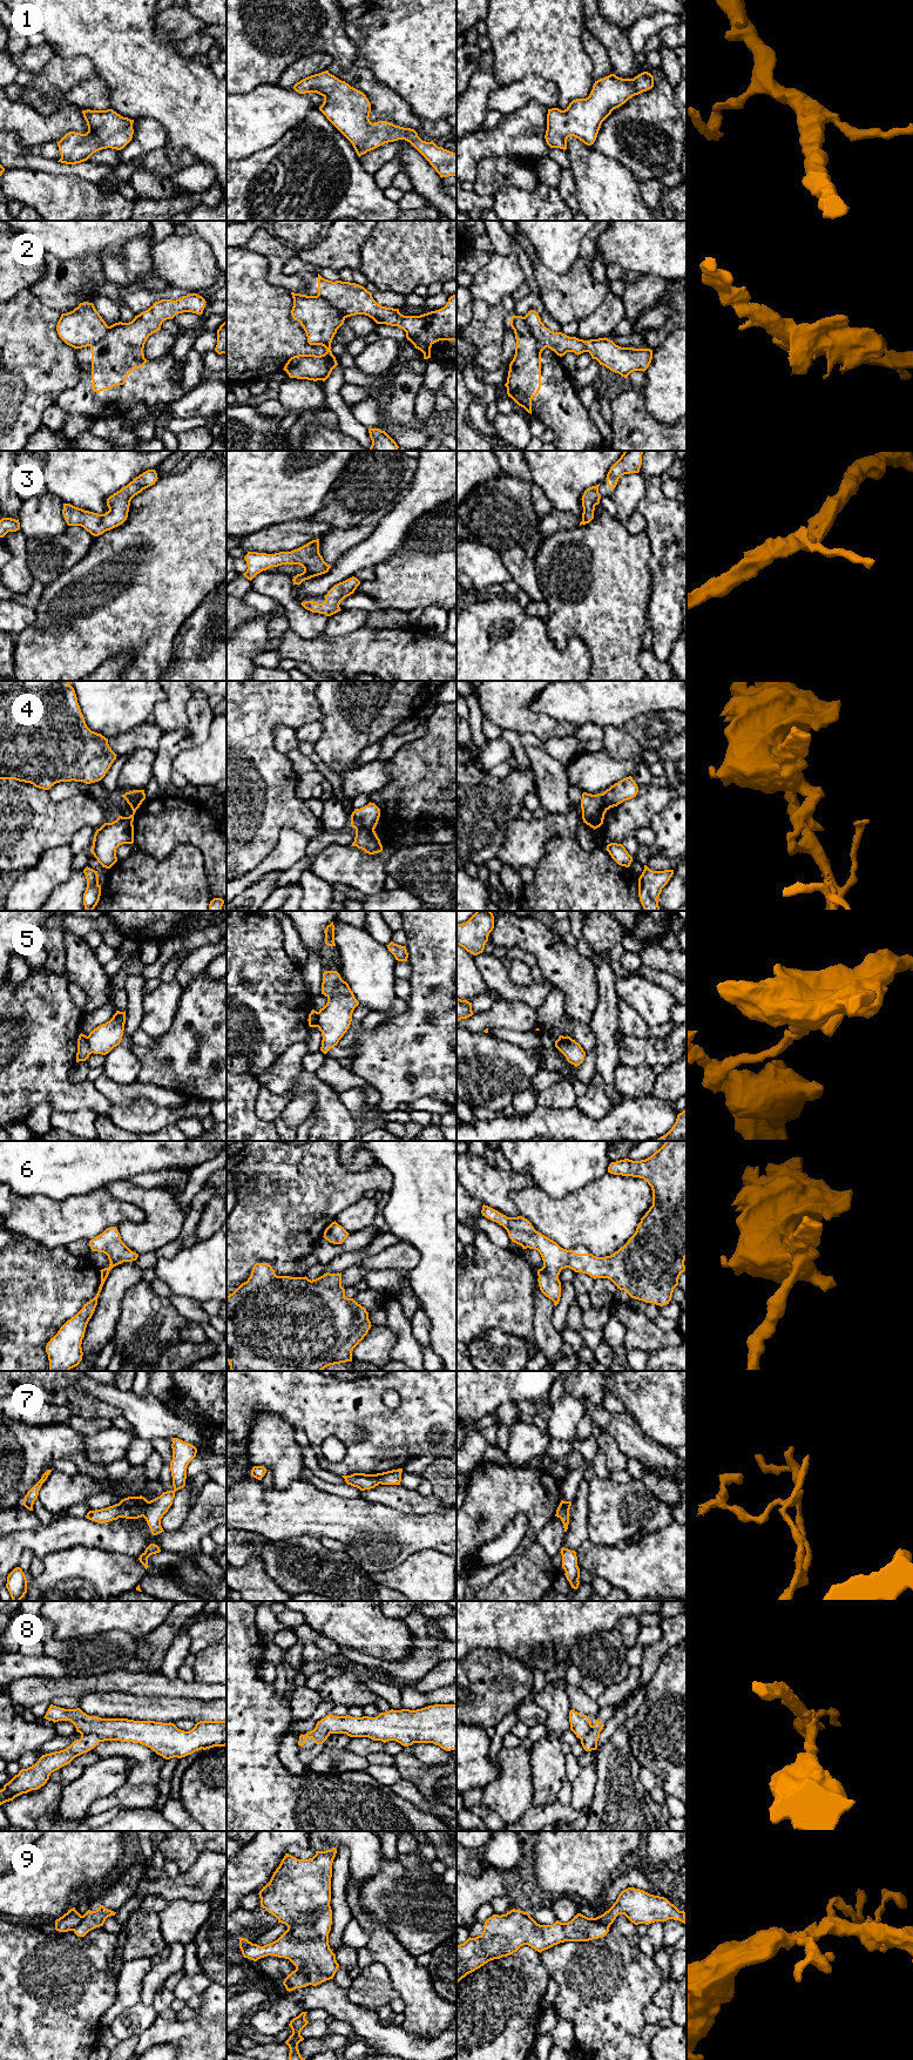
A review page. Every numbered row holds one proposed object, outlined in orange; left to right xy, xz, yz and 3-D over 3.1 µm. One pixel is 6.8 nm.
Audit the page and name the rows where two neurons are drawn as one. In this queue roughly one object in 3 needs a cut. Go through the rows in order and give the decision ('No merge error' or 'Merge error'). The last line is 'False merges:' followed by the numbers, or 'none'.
1: No merge error
2: Merge error
3: No merge error
4: Merge error
5: Merge error
6: No merge error
7: Merge error
8: No merge error
9: Merge error
False merges: 2, 4, 5, 7, 9

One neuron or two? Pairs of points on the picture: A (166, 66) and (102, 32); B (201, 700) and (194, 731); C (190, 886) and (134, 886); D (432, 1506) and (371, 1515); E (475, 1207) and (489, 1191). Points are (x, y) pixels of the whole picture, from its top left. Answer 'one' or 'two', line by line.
A: one
B: one
C: one
D: two
E: two

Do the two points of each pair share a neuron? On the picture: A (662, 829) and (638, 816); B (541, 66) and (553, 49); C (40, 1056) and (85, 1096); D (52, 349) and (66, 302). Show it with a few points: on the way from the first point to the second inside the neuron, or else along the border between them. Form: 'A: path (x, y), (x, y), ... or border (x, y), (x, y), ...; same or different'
A: border (670, 803), (651, 819), (649, 826); different
B: path (545, 62), (553, 53); same
C: path (47, 1068), (73, 1094); same
D: border (36, 298), (60, 315); different

